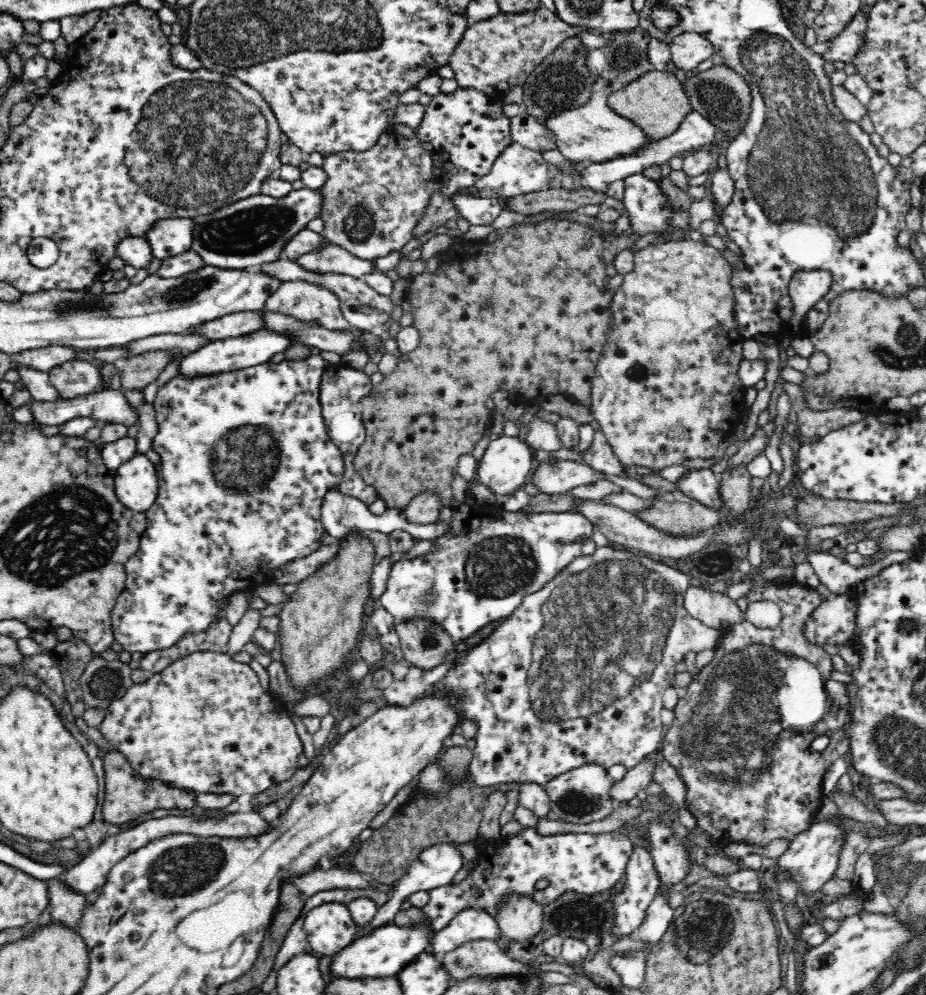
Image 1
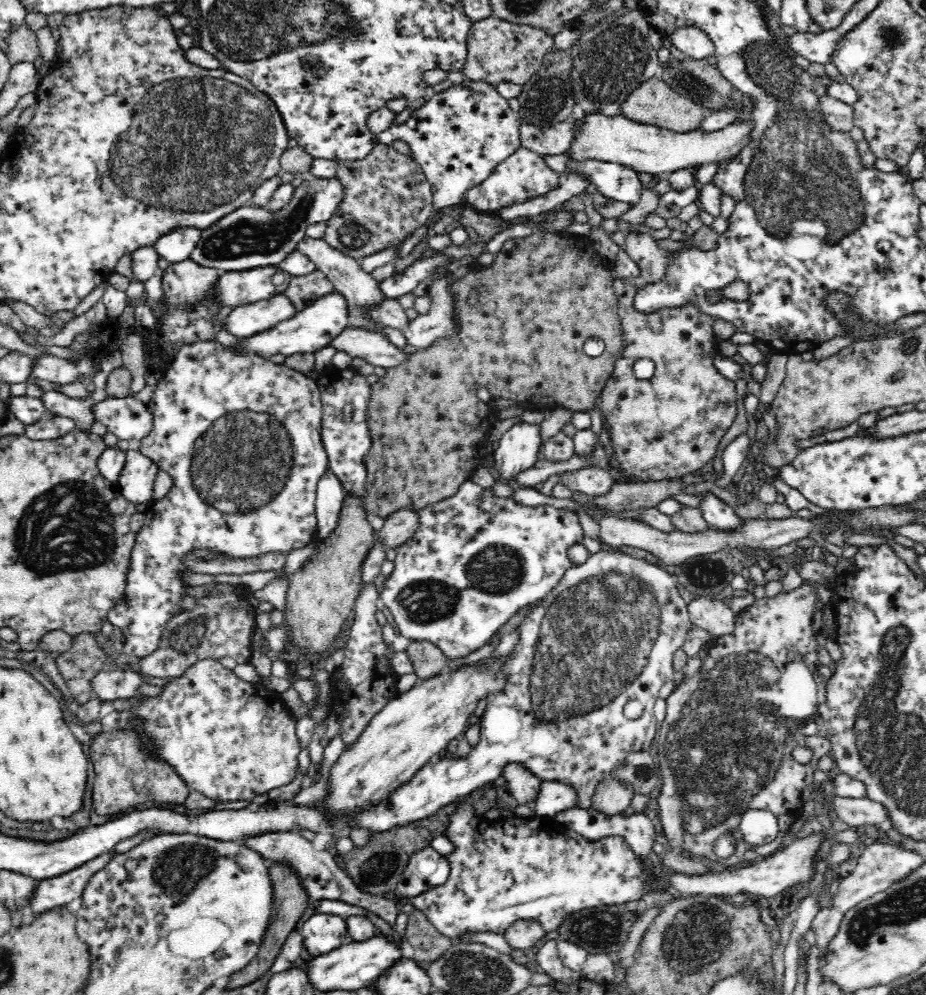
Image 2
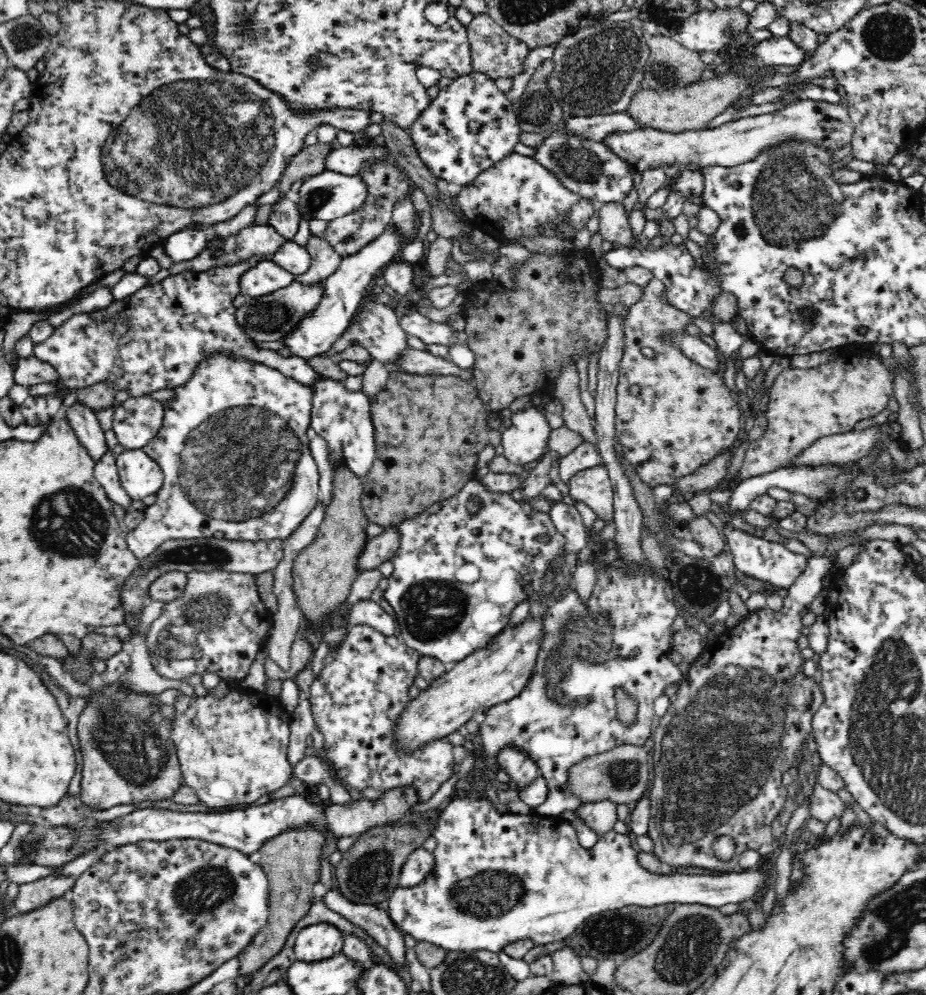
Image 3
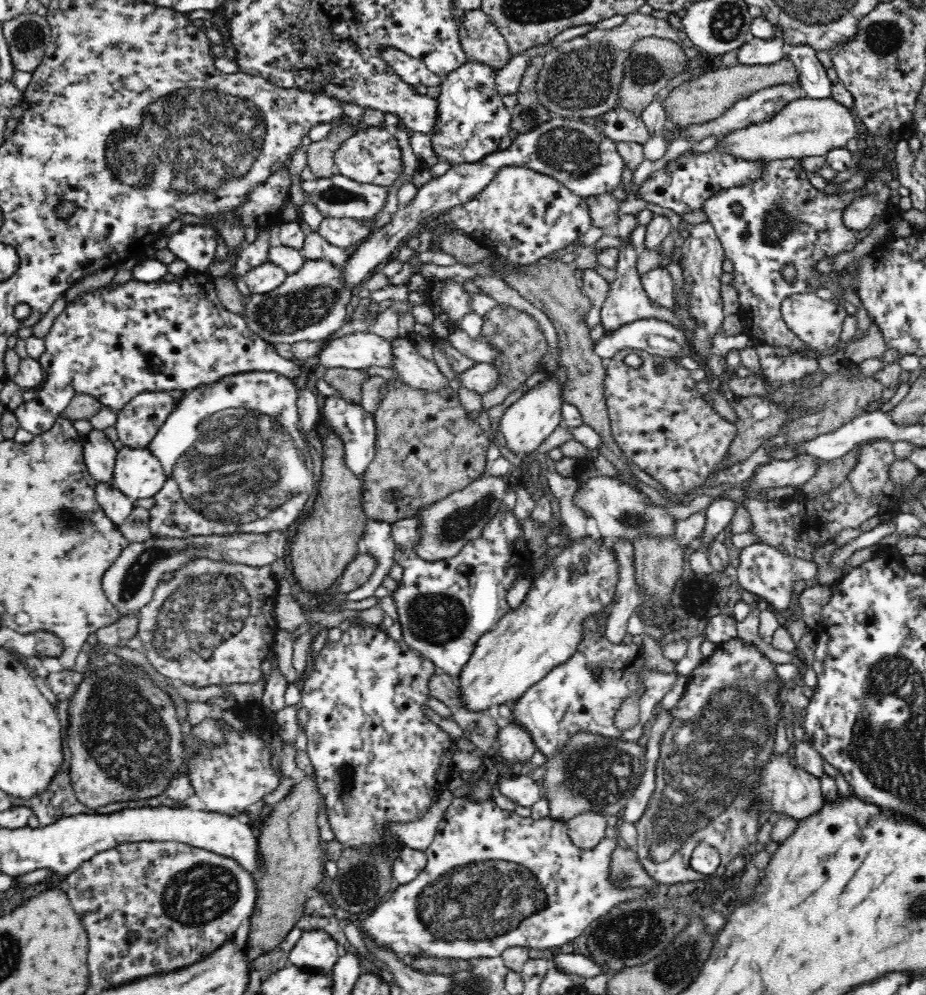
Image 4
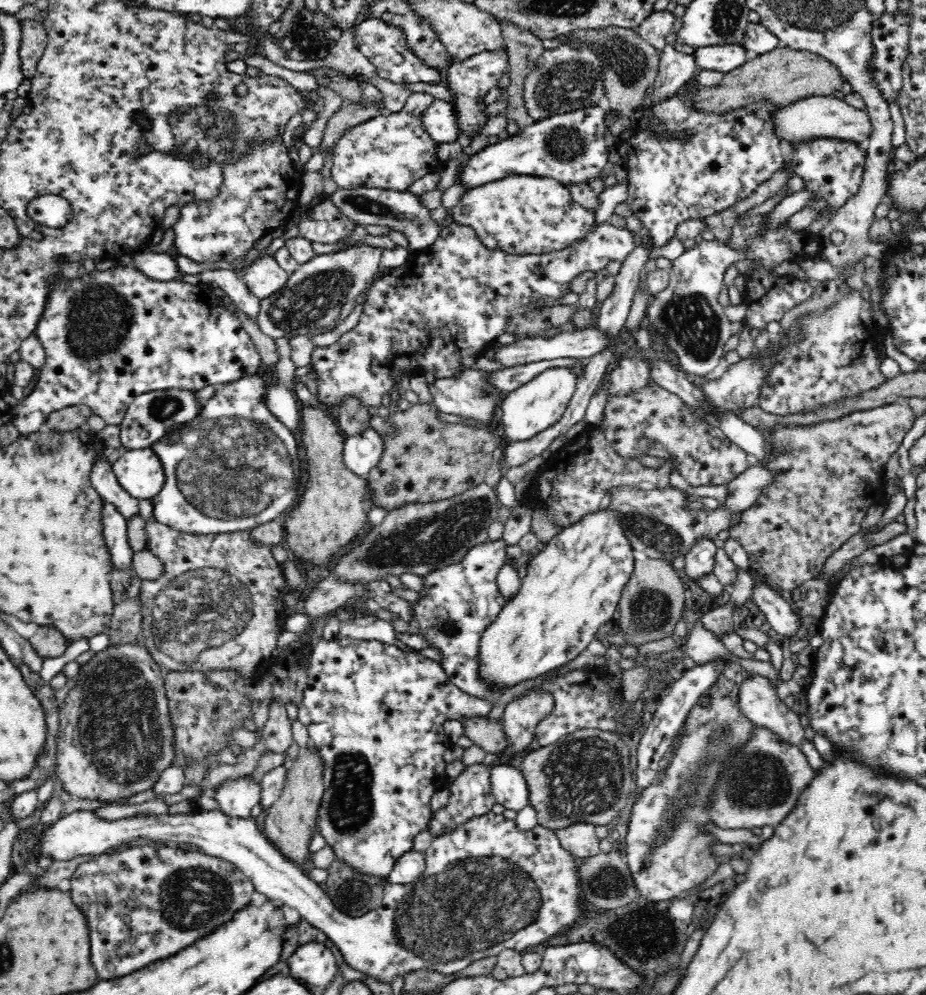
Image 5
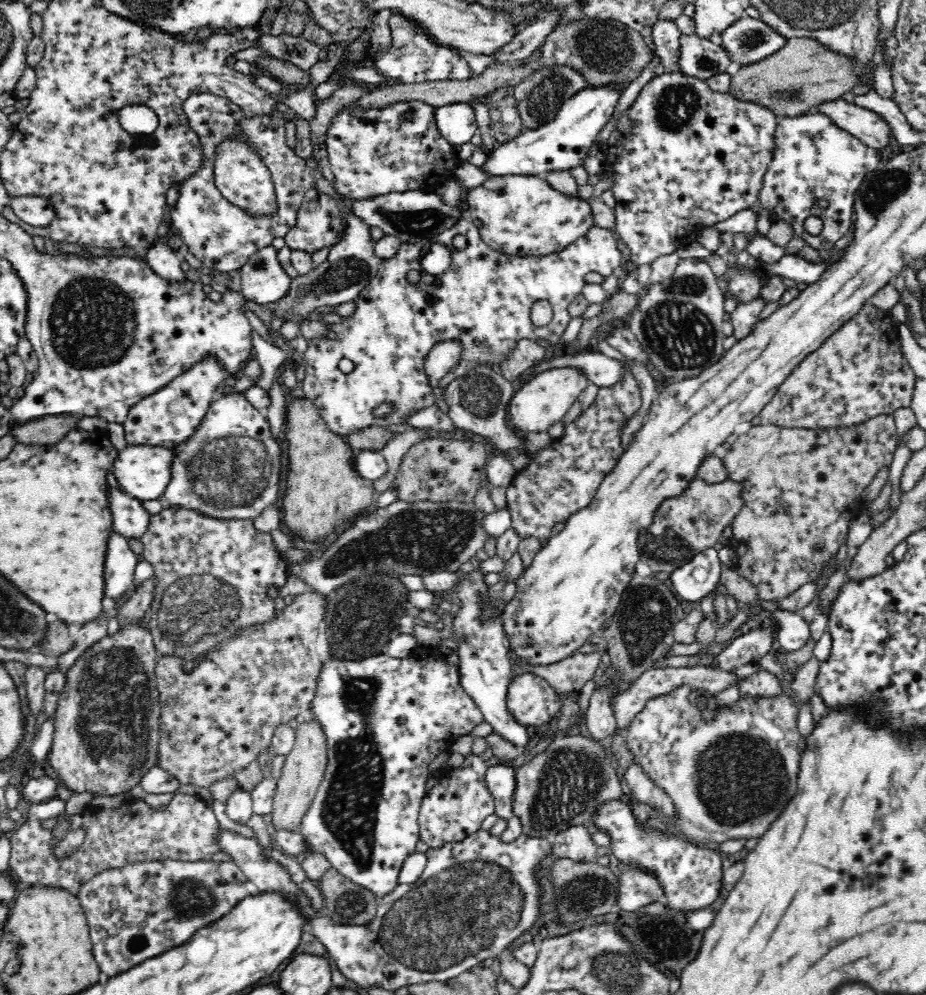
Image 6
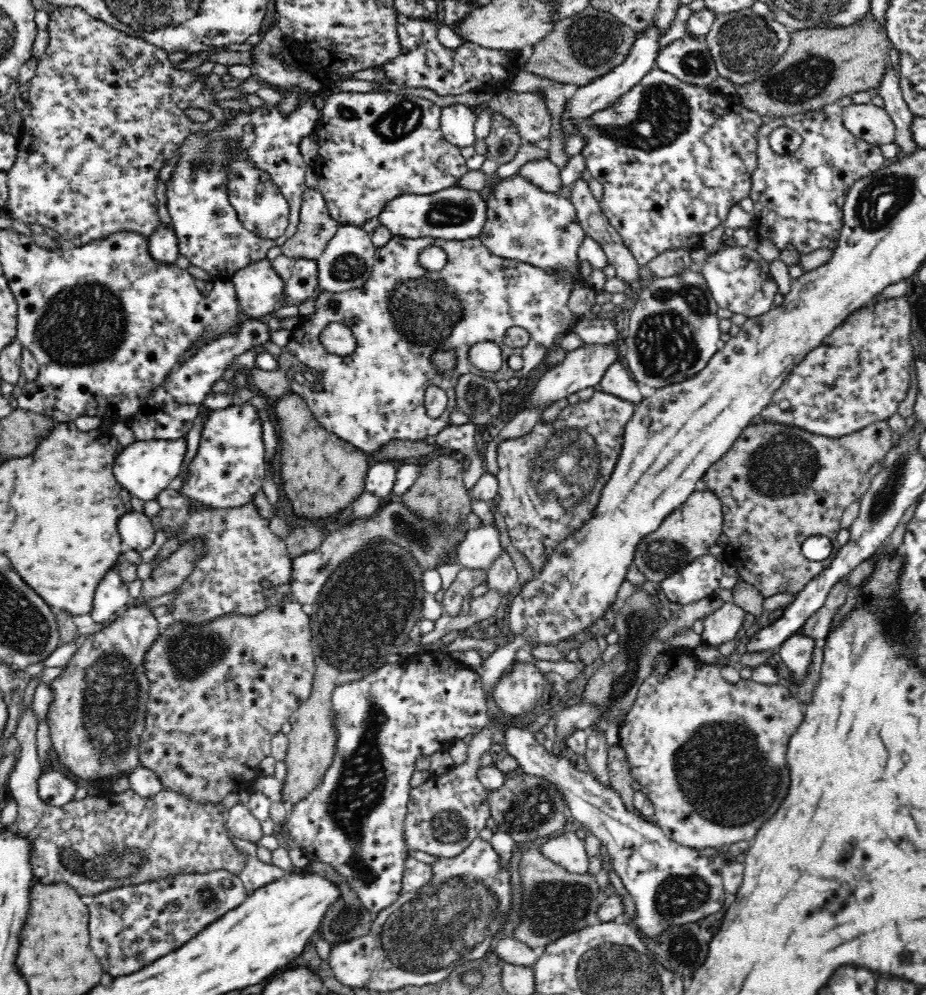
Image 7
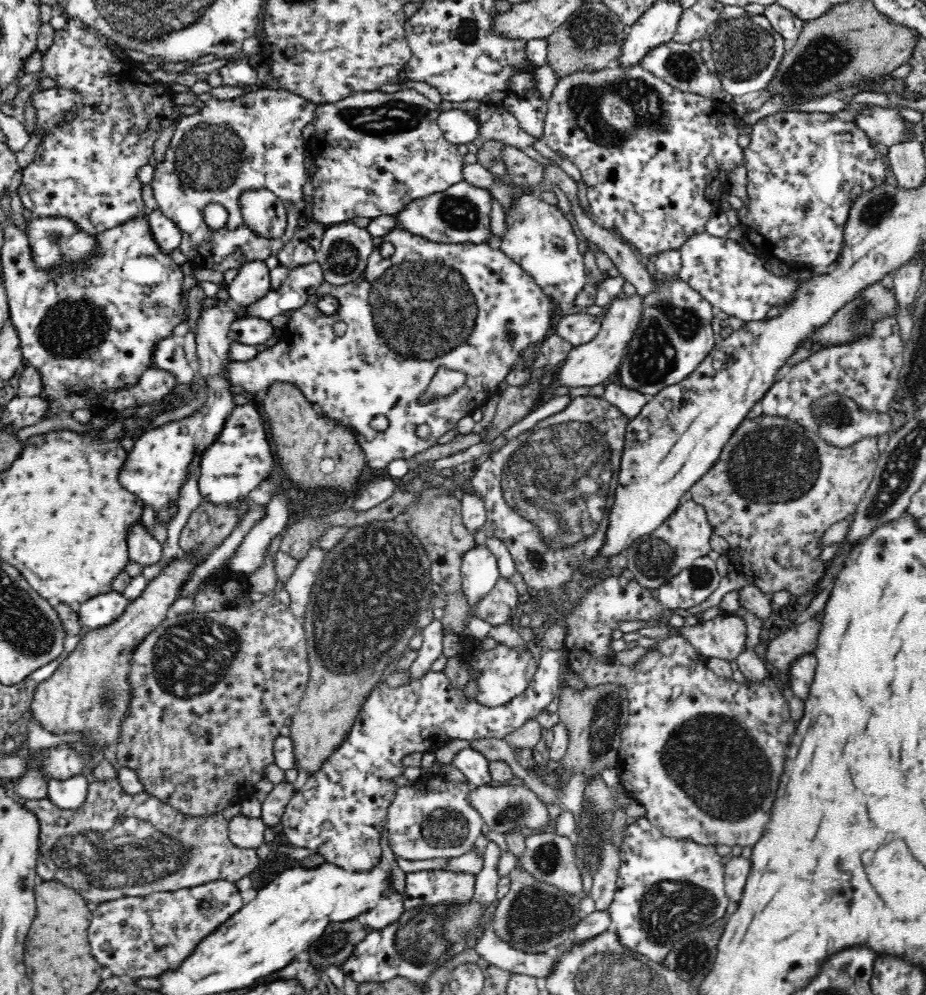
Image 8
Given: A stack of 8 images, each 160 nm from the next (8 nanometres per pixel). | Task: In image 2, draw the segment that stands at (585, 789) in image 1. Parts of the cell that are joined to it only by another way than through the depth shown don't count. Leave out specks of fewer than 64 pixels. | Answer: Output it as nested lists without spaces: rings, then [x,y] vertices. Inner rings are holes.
[[[541,781],[540,794],[533,808],[539,817],[552,817],[566,810],[580,809],[580,793],[576,785],[562,781]]]

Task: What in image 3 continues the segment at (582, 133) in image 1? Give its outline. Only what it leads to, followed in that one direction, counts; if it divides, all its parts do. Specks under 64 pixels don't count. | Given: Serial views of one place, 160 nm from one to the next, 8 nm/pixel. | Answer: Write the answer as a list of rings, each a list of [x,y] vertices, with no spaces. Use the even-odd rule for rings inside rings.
[[[802,99],[782,110],[760,116],[744,116],[716,128],[663,131],[638,127],[629,131],[611,132],[602,142],[612,155],[627,162],[634,171],[642,173],[670,166],[683,169],[686,164],[696,164],[700,167],[735,167],[756,158],[756,154],[784,140],[802,141],[802,145],[806,140],[811,140],[819,146],[836,150],[851,143],[853,135],[852,120],[844,106]]]

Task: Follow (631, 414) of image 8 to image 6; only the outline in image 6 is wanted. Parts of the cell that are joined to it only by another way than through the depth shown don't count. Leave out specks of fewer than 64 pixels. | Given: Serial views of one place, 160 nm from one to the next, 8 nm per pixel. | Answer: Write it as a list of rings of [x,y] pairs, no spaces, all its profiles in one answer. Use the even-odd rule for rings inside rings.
[[[568,353],[566,356],[550,360],[549,362],[541,362],[531,366],[527,371],[523,372],[521,379],[516,380],[515,386],[523,384],[530,380],[532,374],[550,370],[550,368],[564,368],[564,366],[575,366],[582,370],[588,377],[590,382],[596,386],[611,387],[613,384],[623,381],[625,375],[625,367],[622,362],[608,358],[603,353]]]

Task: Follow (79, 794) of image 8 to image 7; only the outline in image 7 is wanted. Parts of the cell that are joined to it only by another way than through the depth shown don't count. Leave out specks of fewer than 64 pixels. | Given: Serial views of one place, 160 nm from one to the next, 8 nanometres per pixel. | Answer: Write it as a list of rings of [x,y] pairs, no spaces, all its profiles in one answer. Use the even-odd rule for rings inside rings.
[[[52,770],[38,777],[37,787],[44,802],[52,807],[61,807],[74,800],[80,786],[66,775]]]

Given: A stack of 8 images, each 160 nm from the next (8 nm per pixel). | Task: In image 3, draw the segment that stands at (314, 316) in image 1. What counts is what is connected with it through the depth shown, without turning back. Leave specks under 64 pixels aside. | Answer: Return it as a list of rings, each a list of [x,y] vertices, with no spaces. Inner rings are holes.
[[[310,236],[306,249],[310,253],[310,268],[306,272],[294,276],[294,279],[302,286],[320,286],[336,272],[343,257],[325,239],[315,236]]]

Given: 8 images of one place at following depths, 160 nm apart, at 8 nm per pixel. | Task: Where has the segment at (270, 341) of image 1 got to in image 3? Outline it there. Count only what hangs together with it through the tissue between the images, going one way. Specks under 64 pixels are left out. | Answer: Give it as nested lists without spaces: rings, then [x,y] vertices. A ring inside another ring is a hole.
[[[391,225],[378,241],[368,244],[356,254],[341,260],[336,272],[322,284],[321,301],[298,321],[293,331],[287,332],[287,335],[281,338],[282,344],[290,350],[293,356],[306,360],[326,353],[348,328],[350,320],[359,310],[365,288],[375,282],[375,278],[380,275],[384,267],[394,262],[401,238],[397,229],[392,228]]]

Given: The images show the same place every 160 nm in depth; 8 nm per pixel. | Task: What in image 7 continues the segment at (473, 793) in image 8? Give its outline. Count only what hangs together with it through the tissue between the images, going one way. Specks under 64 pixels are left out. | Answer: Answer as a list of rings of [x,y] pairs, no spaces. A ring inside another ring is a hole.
[[[526,773],[505,780],[496,790],[488,790],[488,809],[493,829],[506,832],[516,843],[549,837],[570,817],[560,791],[548,781]]]

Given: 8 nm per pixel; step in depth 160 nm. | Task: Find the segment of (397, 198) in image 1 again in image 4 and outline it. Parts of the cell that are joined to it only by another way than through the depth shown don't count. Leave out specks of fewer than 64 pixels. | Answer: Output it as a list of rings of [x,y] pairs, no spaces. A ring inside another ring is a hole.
[[[324,217],[316,232],[332,246],[348,248],[354,242],[360,242],[370,234],[370,225],[373,221],[361,222],[354,218]]]

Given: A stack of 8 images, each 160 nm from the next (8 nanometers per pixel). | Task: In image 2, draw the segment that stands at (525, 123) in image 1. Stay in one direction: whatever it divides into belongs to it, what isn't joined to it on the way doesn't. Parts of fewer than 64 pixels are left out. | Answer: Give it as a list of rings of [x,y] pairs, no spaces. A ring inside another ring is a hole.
[[[568,120],[552,126],[519,124],[521,147],[539,156],[565,155],[574,138],[572,122]]]

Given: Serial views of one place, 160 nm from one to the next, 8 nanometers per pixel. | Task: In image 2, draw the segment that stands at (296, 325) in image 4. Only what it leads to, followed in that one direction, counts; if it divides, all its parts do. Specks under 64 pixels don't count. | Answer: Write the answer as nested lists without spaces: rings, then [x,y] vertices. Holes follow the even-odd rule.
[[[282,294],[268,300],[252,302],[233,308],[225,317],[223,330],[232,336],[246,338],[268,330],[283,320],[292,318],[296,310],[292,303]]]

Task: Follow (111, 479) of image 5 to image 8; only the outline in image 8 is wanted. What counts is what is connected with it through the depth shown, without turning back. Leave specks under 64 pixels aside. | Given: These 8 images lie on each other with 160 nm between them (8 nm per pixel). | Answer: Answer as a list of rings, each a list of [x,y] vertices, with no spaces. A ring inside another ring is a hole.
[[[144,525],[131,526],[128,535],[129,560],[140,567],[152,567],[163,558],[162,545],[144,529]]]

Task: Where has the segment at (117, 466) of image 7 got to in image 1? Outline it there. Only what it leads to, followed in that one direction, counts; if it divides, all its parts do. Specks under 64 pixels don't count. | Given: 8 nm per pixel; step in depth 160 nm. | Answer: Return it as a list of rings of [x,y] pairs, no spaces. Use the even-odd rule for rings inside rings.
[[[136,453],[113,473],[115,495],[126,508],[144,513],[155,503],[159,493],[156,467],[146,454]]]

